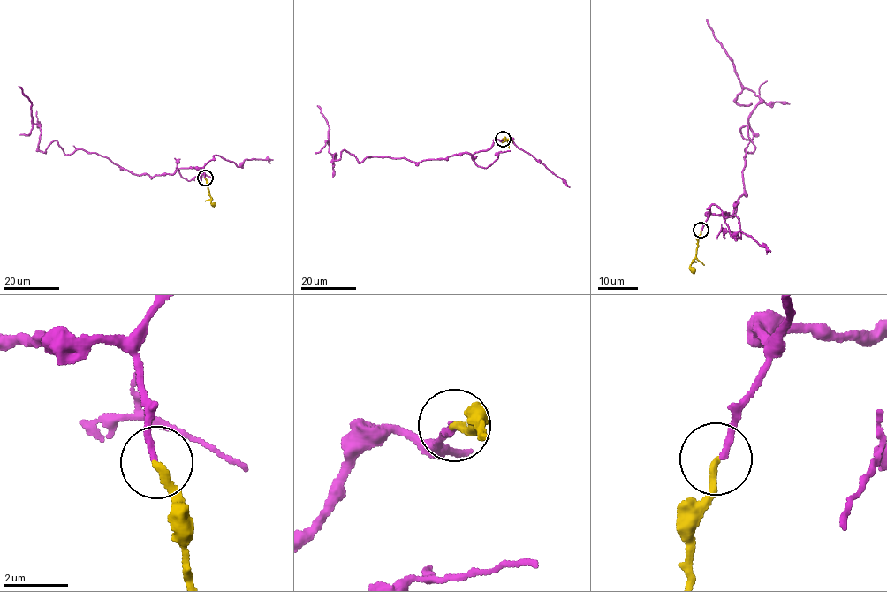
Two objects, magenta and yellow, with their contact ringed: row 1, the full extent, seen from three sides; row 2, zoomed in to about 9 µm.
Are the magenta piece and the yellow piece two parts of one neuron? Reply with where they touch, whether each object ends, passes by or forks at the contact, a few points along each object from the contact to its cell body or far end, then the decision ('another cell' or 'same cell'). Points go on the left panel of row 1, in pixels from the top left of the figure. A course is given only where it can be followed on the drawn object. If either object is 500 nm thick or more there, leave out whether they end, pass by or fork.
place (205, 178); magenta ends; yellow ends; course magenta (205, 178), (194, 167), (134, 174), (95, 153), (65, 154), (56, 140), (40, 151), (41, 130), (18, 86); course yellow (205, 178), (214, 206); same cell

